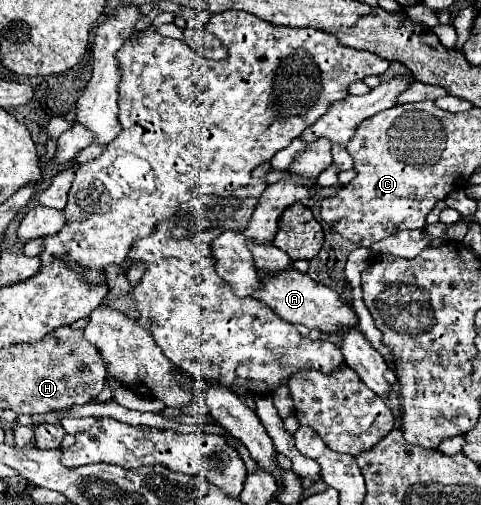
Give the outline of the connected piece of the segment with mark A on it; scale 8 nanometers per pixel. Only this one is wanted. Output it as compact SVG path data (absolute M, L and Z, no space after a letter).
M297 270L283 272L283 276L277 276L277 280L267 280L263 276L263 292L261 292L261 302L265 302L277 316L291 324L303 324L309 330L319 330L325 334L339 334L341 330L351 330L357 328L359 316L355 314L353 306L347 304L339 292L315 282L309 278L309 274L301 274Z

